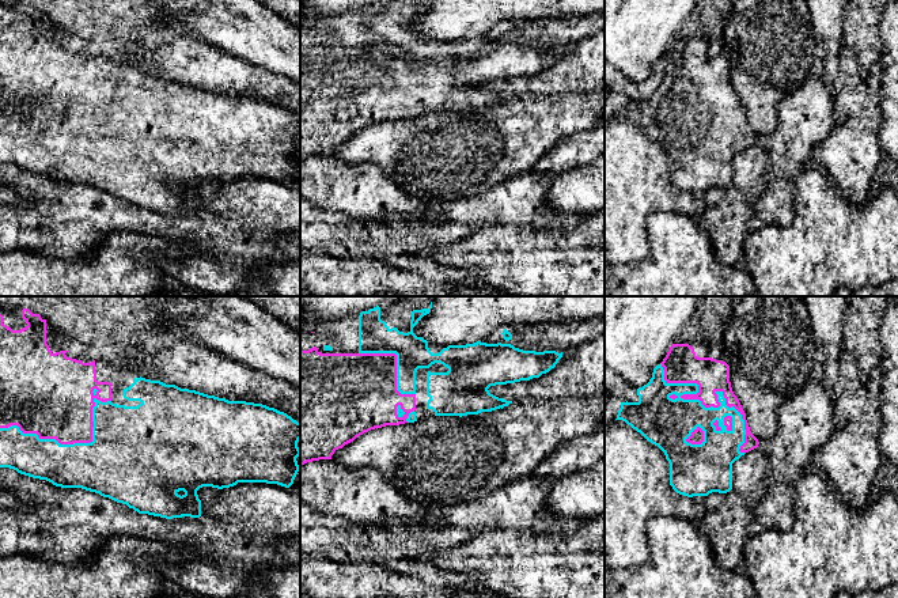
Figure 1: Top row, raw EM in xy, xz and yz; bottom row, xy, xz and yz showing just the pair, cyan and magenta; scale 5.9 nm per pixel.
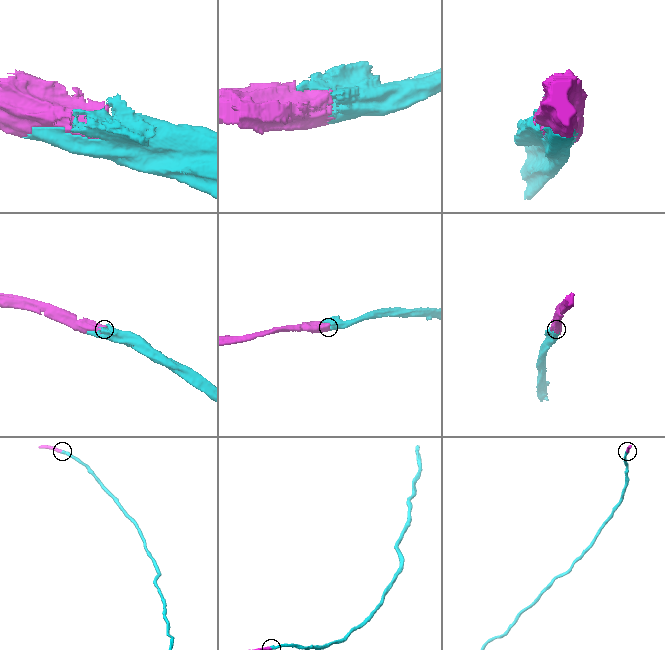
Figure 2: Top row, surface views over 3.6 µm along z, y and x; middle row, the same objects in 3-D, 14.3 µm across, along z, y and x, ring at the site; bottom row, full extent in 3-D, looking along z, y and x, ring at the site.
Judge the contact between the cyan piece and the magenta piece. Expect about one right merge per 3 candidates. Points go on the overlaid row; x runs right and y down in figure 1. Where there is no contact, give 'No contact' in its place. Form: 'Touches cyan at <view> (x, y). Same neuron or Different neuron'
Touches cyan at yz (707, 408). Same neuron

